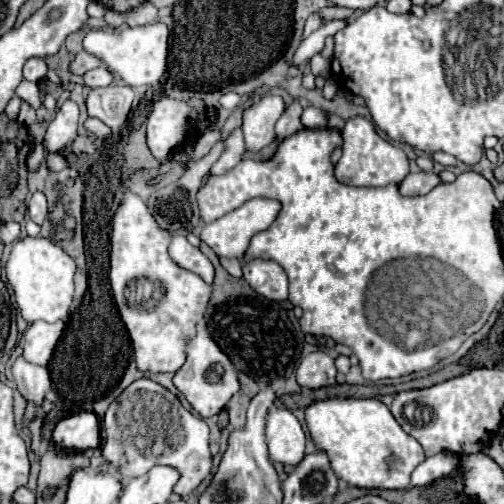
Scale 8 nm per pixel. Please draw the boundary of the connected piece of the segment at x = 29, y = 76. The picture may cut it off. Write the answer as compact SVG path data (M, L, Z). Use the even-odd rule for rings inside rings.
M30 58L24 66L24 78L30 82L36 82L36 84L46 80L46 72L48 72L48 66L42 58Z

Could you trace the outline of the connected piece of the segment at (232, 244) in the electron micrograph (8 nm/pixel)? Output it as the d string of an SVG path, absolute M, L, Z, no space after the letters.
M262 198L248 200L242 208L228 212L226 216L214 220L212 224L206 224L200 232L200 240L204 244L208 244L218 258L242 258L246 248L248 248L250 236L266 230L276 220L278 210L280 210L280 204L276 200L262 200Z

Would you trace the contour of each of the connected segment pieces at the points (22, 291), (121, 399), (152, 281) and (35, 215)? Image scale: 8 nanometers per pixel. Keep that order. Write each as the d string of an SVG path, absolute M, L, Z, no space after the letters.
M22 238L14 244L8 262L6 262L6 278L16 294L16 304L22 318L32 324L36 320L56 322L66 320L70 314L70 304L74 296L74 260L48 238Z
M150 378L132 382L108 408L104 416L106 440L102 456L112 462L126 478L146 474L154 464L170 464L182 472L174 492L180 496L190 494L212 468L212 456L208 446L208 424L186 410L180 400Z
M124 190L112 218L110 234L110 286L118 312L128 328L134 360L142 372L176 372L186 362L186 346L200 324L212 294L202 278L178 268L168 256L170 236L154 224L144 200Z
M34 192L30 202L28 202L28 214L36 224L42 224L44 218L48 216L48 202L44 192Z

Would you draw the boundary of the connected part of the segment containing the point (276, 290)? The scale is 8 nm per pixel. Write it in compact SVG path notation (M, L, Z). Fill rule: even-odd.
M256 260L254 264L244 264L244 280L262 296L270 300L286 300L288 298L288 276L286 272L272 260Z

